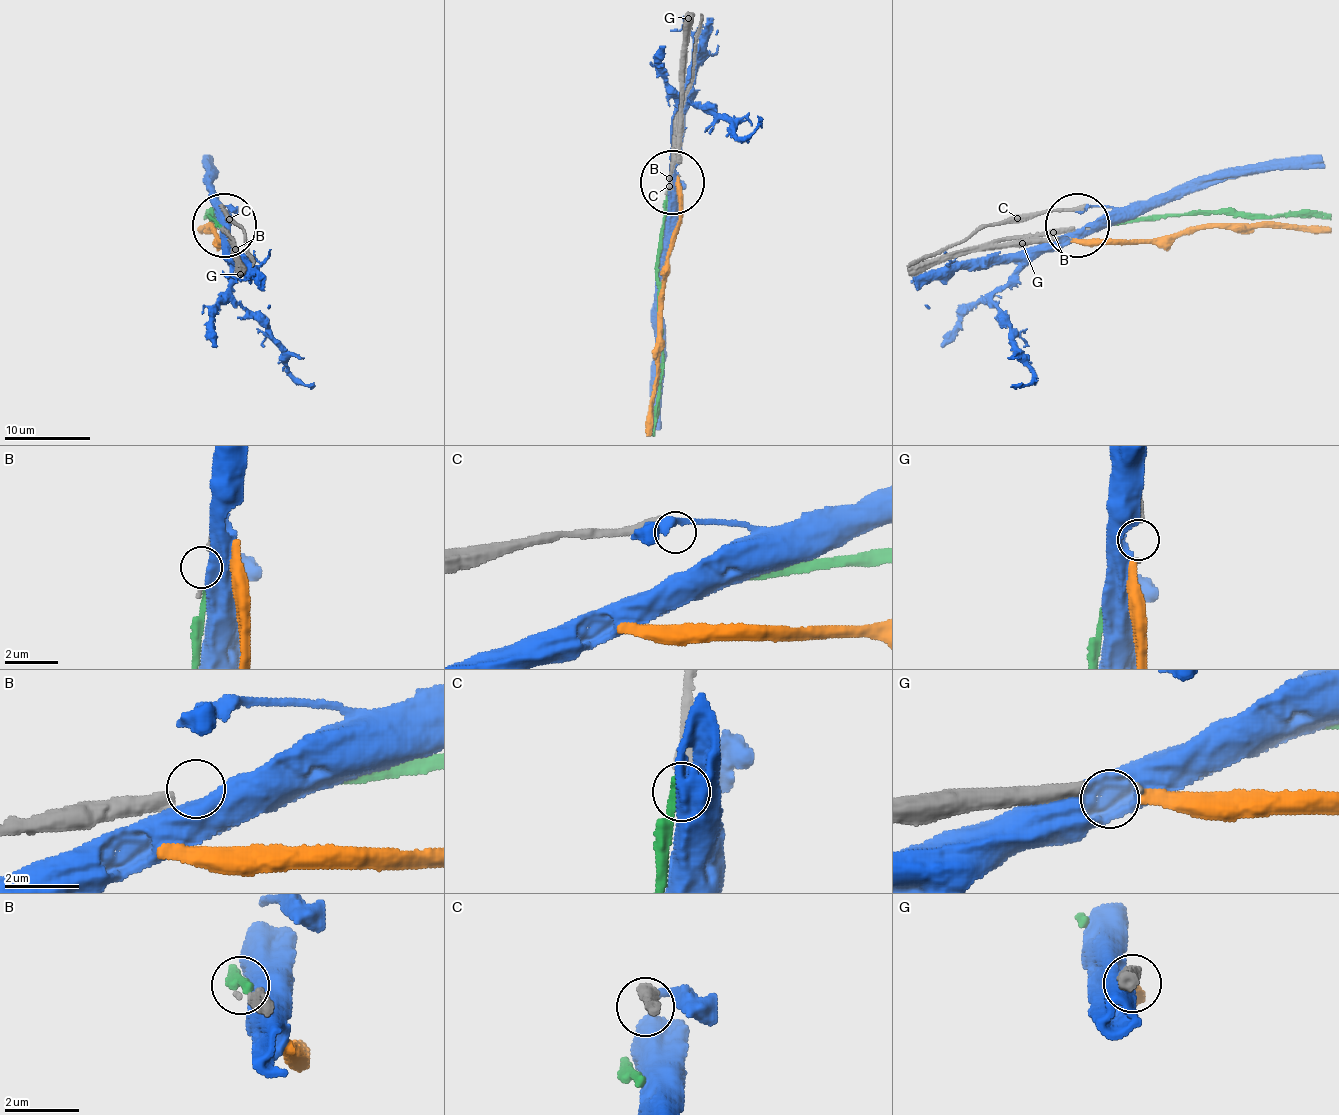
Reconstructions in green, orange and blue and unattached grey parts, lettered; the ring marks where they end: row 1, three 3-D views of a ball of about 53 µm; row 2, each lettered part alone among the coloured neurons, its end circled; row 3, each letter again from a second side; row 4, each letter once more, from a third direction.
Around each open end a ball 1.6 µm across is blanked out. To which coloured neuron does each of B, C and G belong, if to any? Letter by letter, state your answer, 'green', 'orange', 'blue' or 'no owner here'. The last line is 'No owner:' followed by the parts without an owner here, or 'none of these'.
B: green
C: no owner here
G: orange
No owner: C

